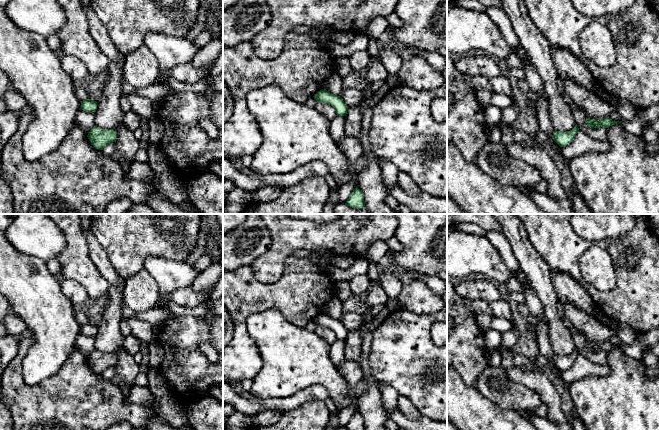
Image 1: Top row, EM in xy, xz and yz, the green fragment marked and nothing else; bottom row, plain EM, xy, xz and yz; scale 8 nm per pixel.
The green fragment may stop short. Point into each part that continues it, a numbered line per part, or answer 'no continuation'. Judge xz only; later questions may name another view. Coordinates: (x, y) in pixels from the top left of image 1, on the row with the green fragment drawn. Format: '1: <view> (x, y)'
no continuation

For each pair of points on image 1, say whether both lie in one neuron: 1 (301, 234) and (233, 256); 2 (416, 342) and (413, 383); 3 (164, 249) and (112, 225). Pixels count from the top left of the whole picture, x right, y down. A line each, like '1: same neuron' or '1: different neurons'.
1: different neurons
2: same neuron
3: same neuron

